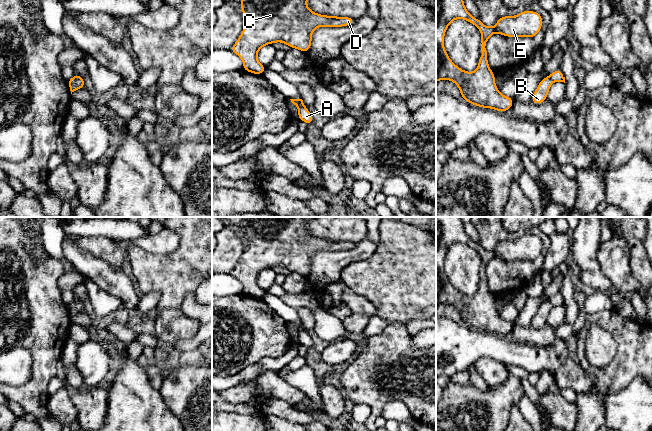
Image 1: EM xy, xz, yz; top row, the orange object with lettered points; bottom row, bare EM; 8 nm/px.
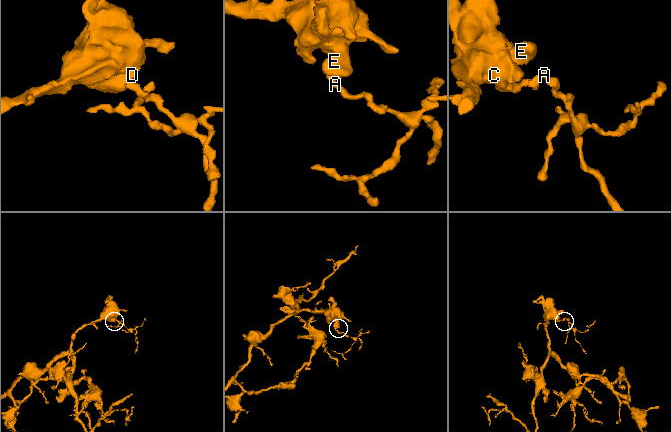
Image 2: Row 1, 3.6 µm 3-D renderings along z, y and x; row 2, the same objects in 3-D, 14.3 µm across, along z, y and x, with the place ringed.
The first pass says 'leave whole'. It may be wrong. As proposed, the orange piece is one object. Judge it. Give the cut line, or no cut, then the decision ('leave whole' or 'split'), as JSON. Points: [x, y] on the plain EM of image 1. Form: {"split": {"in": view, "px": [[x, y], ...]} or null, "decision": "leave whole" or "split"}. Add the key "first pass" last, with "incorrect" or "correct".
{"split": {"in": "xz", "px": [[304, 329], [298, 332]]}, "decision": "split", "first pass": "incorrect"}

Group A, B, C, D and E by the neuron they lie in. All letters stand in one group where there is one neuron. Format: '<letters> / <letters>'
A / B C D E

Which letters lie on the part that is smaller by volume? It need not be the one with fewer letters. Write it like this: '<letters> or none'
A

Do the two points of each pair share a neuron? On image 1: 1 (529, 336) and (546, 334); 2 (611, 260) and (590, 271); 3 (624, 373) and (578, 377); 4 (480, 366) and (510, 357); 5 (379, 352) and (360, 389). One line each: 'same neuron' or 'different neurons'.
1: same neuron
2: different neurons
3: different neurons
4: different neurons
5: same neuron

